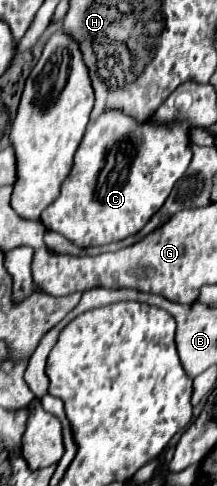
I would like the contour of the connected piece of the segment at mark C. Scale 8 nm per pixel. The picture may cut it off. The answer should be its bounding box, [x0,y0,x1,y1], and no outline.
[40,109,192,247]

